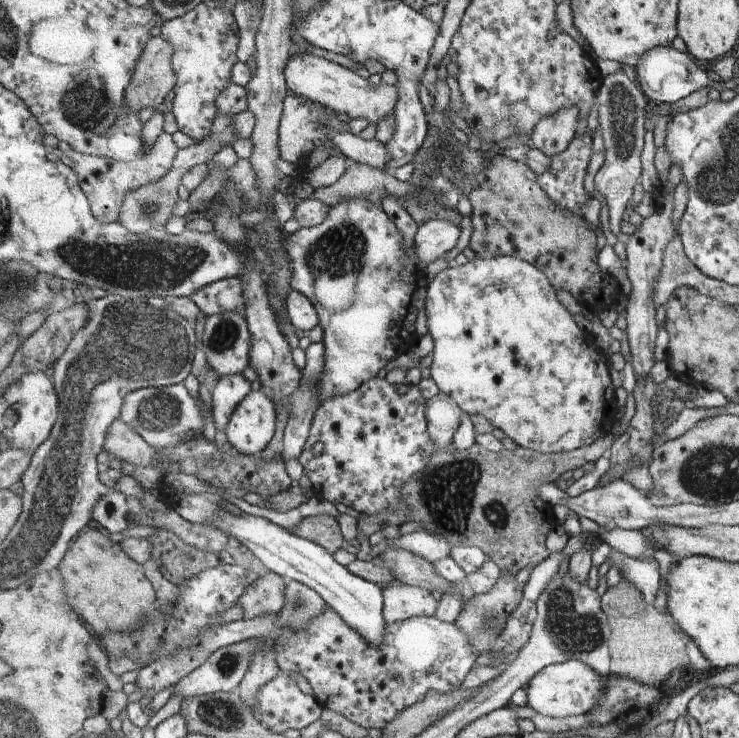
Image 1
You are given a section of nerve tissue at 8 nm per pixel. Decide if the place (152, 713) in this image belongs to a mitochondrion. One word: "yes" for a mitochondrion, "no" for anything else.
no

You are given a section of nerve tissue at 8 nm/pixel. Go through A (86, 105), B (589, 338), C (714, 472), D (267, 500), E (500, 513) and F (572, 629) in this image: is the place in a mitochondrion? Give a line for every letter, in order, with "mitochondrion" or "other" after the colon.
A: mitochondrion
B: other
C: mitochondrion
D: other
E: mitochondrion
F: mitochondrion

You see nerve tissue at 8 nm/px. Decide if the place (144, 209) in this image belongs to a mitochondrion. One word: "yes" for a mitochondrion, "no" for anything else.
yes

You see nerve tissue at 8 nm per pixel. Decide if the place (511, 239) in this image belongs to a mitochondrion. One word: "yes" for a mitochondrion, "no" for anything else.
no

